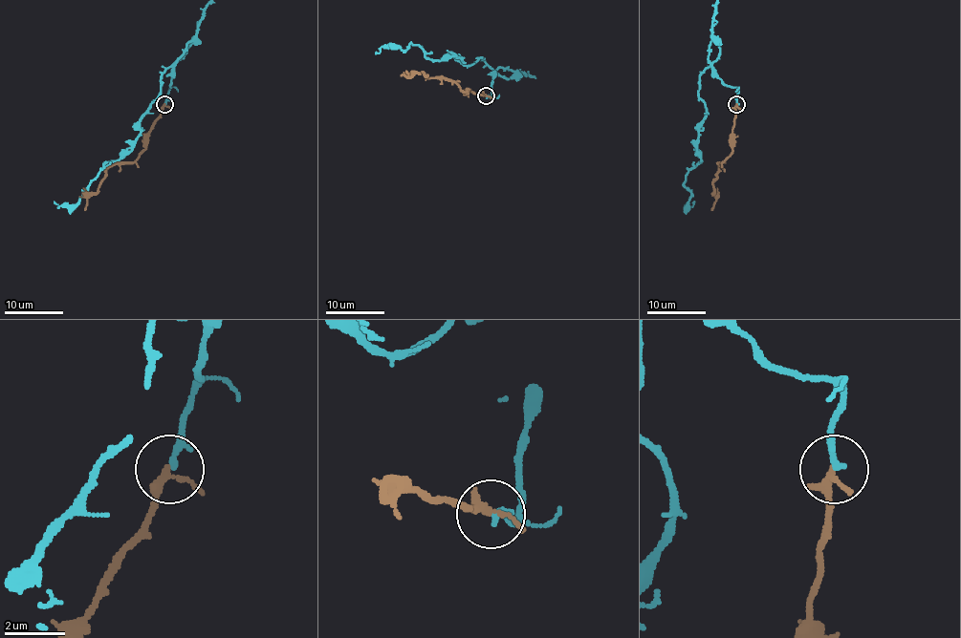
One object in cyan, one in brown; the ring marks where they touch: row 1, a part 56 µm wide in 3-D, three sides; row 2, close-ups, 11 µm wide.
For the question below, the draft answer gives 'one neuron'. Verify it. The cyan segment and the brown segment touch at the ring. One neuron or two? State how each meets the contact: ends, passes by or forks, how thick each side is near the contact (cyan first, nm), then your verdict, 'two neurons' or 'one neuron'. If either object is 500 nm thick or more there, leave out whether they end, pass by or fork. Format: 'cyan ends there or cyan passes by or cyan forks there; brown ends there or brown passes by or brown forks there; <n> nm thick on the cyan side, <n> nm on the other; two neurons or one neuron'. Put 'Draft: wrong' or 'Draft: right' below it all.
cyan ends there; brown passes by; 240 nm thick on the cyan side, 220 nm on the other; one neuron
Draft: right

